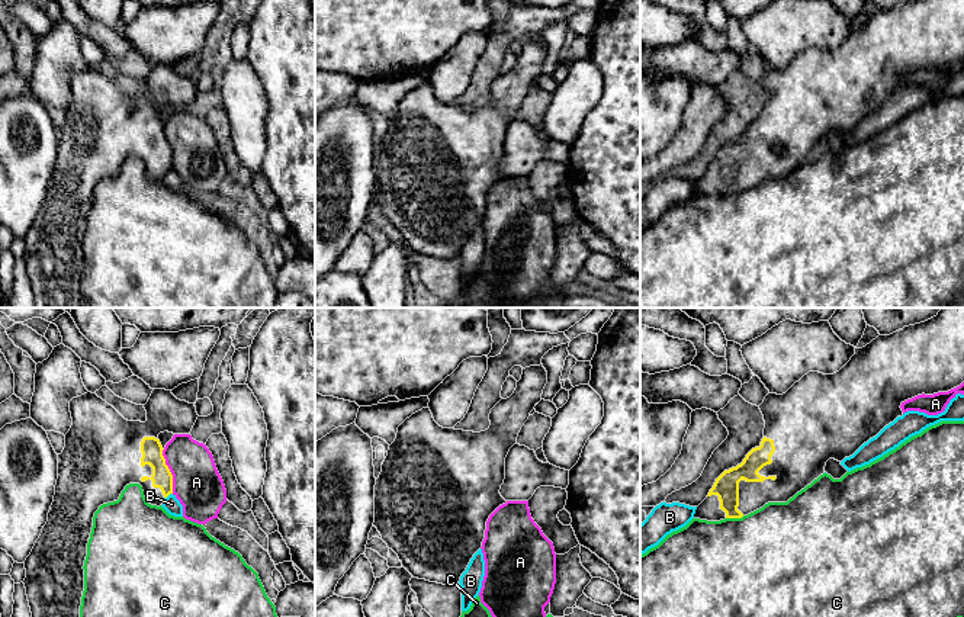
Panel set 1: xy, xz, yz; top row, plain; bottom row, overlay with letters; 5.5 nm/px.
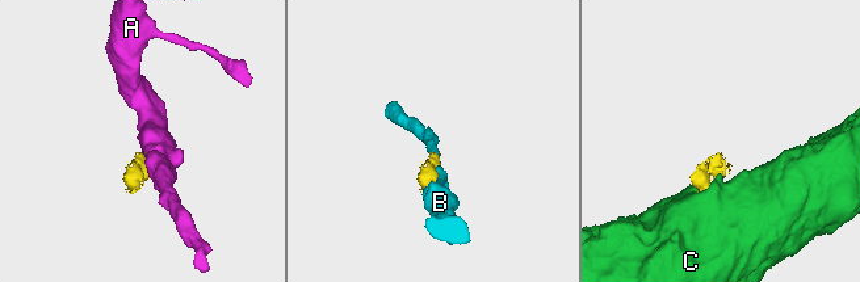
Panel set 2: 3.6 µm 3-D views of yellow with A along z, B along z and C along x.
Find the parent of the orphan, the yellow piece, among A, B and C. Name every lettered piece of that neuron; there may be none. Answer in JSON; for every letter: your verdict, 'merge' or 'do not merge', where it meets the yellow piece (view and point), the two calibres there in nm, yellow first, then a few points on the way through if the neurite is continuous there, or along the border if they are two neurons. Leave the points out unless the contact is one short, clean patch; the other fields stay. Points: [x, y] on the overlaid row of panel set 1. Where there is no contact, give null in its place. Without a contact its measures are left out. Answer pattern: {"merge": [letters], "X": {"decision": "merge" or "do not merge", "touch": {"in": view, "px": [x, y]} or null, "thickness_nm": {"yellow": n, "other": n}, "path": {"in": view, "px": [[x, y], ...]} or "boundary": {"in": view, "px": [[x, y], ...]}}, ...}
{"merge": [], "A": {"decision": "do not merge", "touch": {"in": "xy", "px": [169, 471]}, "thickness_nm": {"yellow": 120, "other": 280}, "boundary": {"in": "xy", "px": [[163, 449], [163, 458], [172, 475], [173, 492]]}}, "B": {"decision": "do not merge", "touch": {"in": "xy", "px": [167, 495]}, "thickness_nm": {"yellow": 120, "other": 90}}, "C": {"decision": "do not merge", "touch": {"in": "yz", "px": [735, 517]}, "thickness_nm": {"yellow": 140, "other": 500}, "boundary": {"in": "yz", "px": [[744, 516], [726, 519]]}}}

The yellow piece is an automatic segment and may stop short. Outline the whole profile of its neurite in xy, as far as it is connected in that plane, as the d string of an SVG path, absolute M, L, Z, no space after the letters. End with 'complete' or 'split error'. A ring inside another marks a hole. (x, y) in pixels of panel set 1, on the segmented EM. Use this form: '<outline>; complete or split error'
M154 389L144 405L147 421L128 421L112 405L87 392L70 401L73 425L58 454L58 479L48 521L25 560L23 581L32 617L80 617L84 591L84 560L93 517L100 505L118 501L129 483L139 483L151 505L163 505L173 494L173 475L166 465L158 434L190 434L197 412L195 404L177 399L171 391Z; split error

